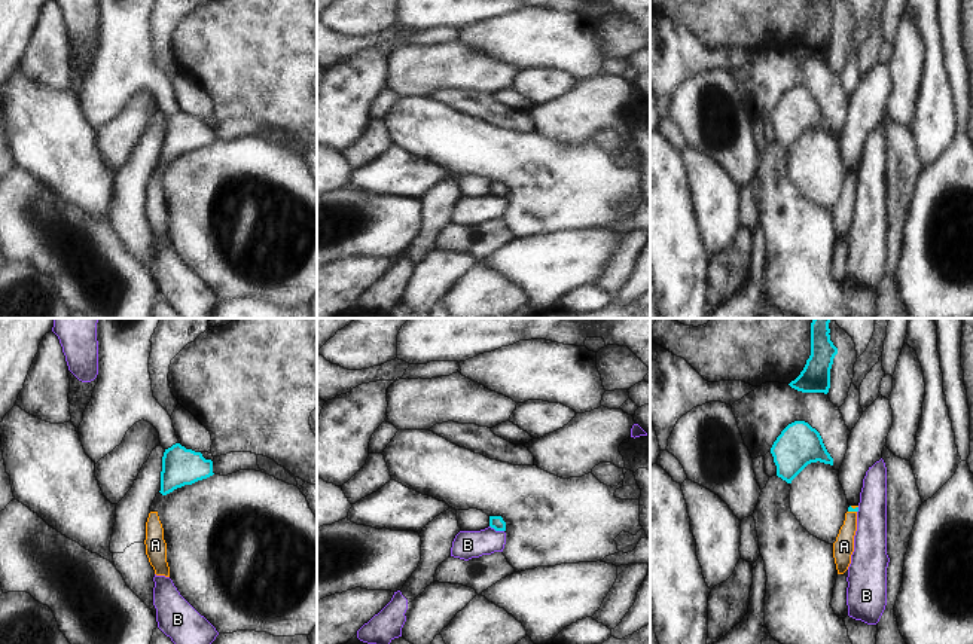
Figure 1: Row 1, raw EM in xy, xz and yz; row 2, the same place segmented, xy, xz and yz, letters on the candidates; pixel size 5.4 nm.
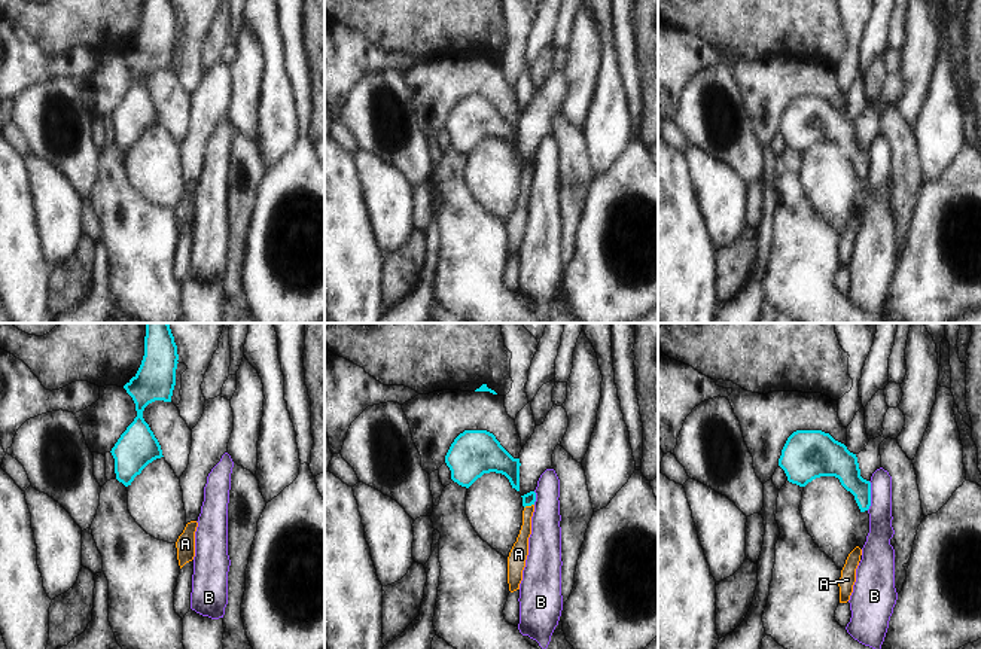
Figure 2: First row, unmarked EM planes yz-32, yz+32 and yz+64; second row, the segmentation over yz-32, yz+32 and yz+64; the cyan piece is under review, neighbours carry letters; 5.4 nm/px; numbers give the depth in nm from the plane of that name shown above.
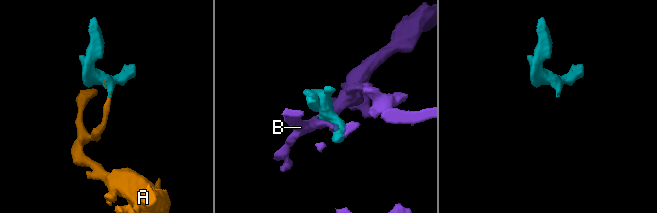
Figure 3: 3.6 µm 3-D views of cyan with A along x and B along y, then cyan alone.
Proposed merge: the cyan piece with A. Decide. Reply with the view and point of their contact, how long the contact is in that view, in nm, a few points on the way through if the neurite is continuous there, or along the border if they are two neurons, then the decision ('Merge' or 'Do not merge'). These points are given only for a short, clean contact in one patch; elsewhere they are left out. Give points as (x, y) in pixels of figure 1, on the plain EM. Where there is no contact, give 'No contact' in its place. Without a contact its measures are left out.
Touches cyan at yz (853, 176). Shared border 70 nm. Path across: yz (850, 176), (853, 176), (844, 213). Merge.

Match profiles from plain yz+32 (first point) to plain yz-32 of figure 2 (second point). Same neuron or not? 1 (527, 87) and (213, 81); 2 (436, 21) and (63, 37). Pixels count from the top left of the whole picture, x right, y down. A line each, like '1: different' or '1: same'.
1: different
2: same

